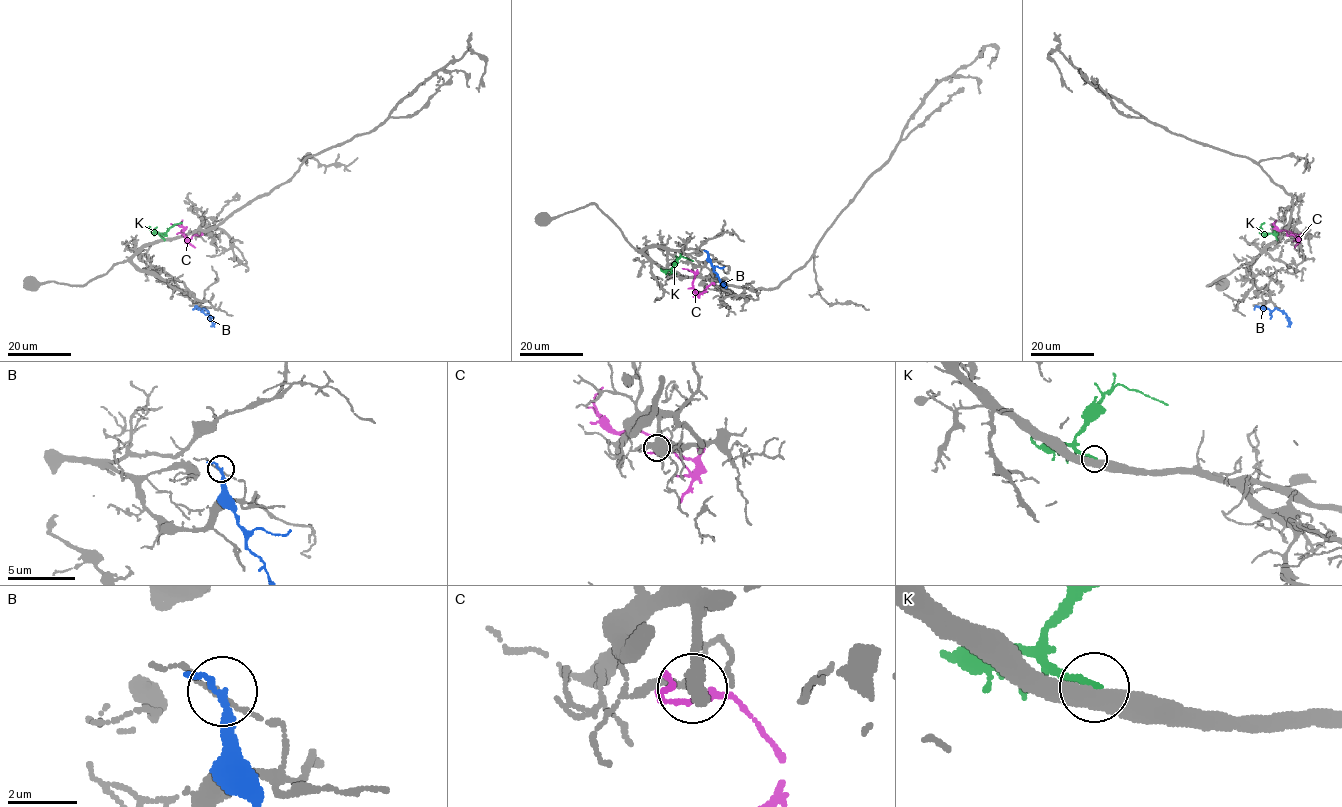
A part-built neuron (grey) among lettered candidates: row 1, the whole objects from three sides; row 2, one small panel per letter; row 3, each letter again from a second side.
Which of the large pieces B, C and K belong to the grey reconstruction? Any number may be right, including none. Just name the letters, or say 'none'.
C

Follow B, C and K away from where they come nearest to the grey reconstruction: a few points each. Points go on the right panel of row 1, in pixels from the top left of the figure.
B: (1255, 306), (1282, 310), (1289, 322), (1287, 326)
C: (1289, 234), (1272, 224)
K: (1277, 239), (1272, 234), (1263, 233), (1259, 228), (1264, 223)

